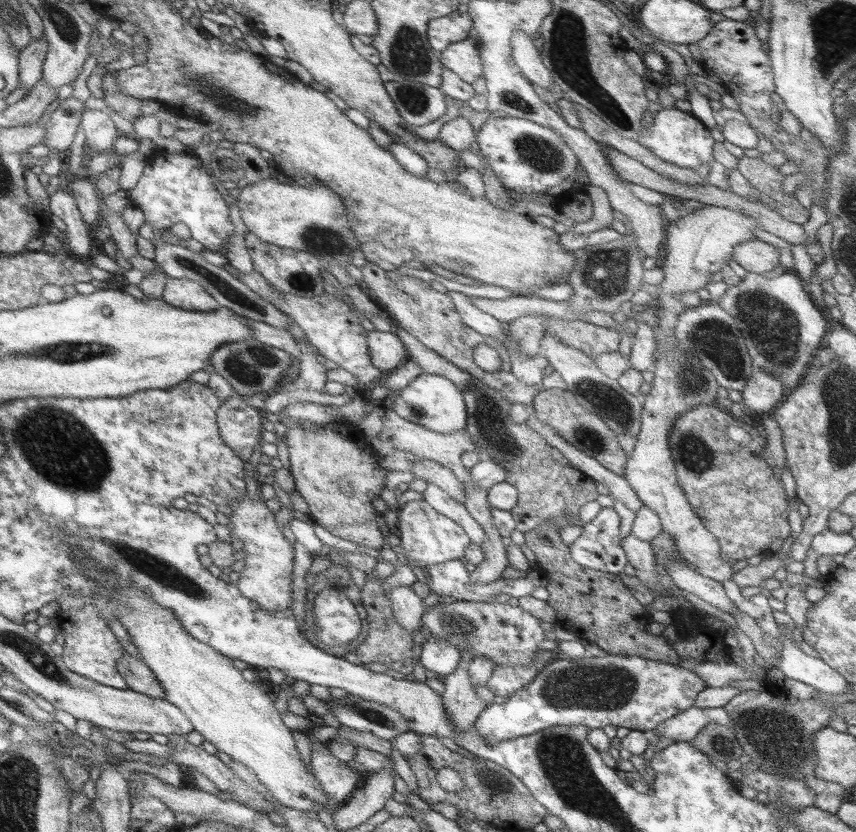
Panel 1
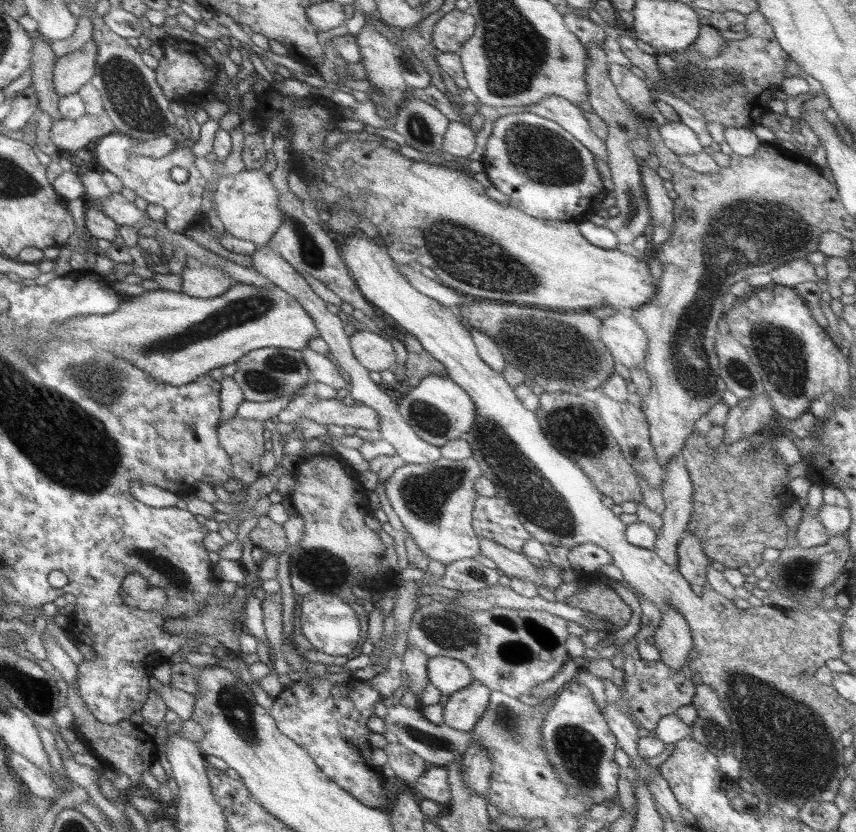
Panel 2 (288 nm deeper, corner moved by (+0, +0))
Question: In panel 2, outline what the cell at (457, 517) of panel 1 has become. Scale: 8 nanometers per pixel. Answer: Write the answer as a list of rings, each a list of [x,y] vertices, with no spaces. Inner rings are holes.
[[[477,536],[479,540],[479,556],[485,556],[487,560],[491,560],[495,564],[495,570],[503,572],[507,578],[519,578],[519,580],[527,580],[531,582],[535,588],[537,586],[543,586],[543,588],[549,588],[551,592],[561,584],[559,578],[557,578],[557,572],[559,568],[555,566],[549,566],[545,568],[541,574],[535,570],[535,566],[531,566],[521,554],[515,554],[515,552],[509,552],[507,548],[503,546],[497,546],[493,544],[489,538],[483,538],[483,536]]]

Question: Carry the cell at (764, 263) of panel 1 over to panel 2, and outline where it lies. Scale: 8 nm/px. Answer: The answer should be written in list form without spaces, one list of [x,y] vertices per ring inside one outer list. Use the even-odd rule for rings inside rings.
[[[795,258],[771,272],[767,272],[771,276],[771,284],[775,286],[787,286],[787,288],[795,288],[795,284],[801,282],[821,282],[821,274],[817,268],[813,268],[809,262]]]

